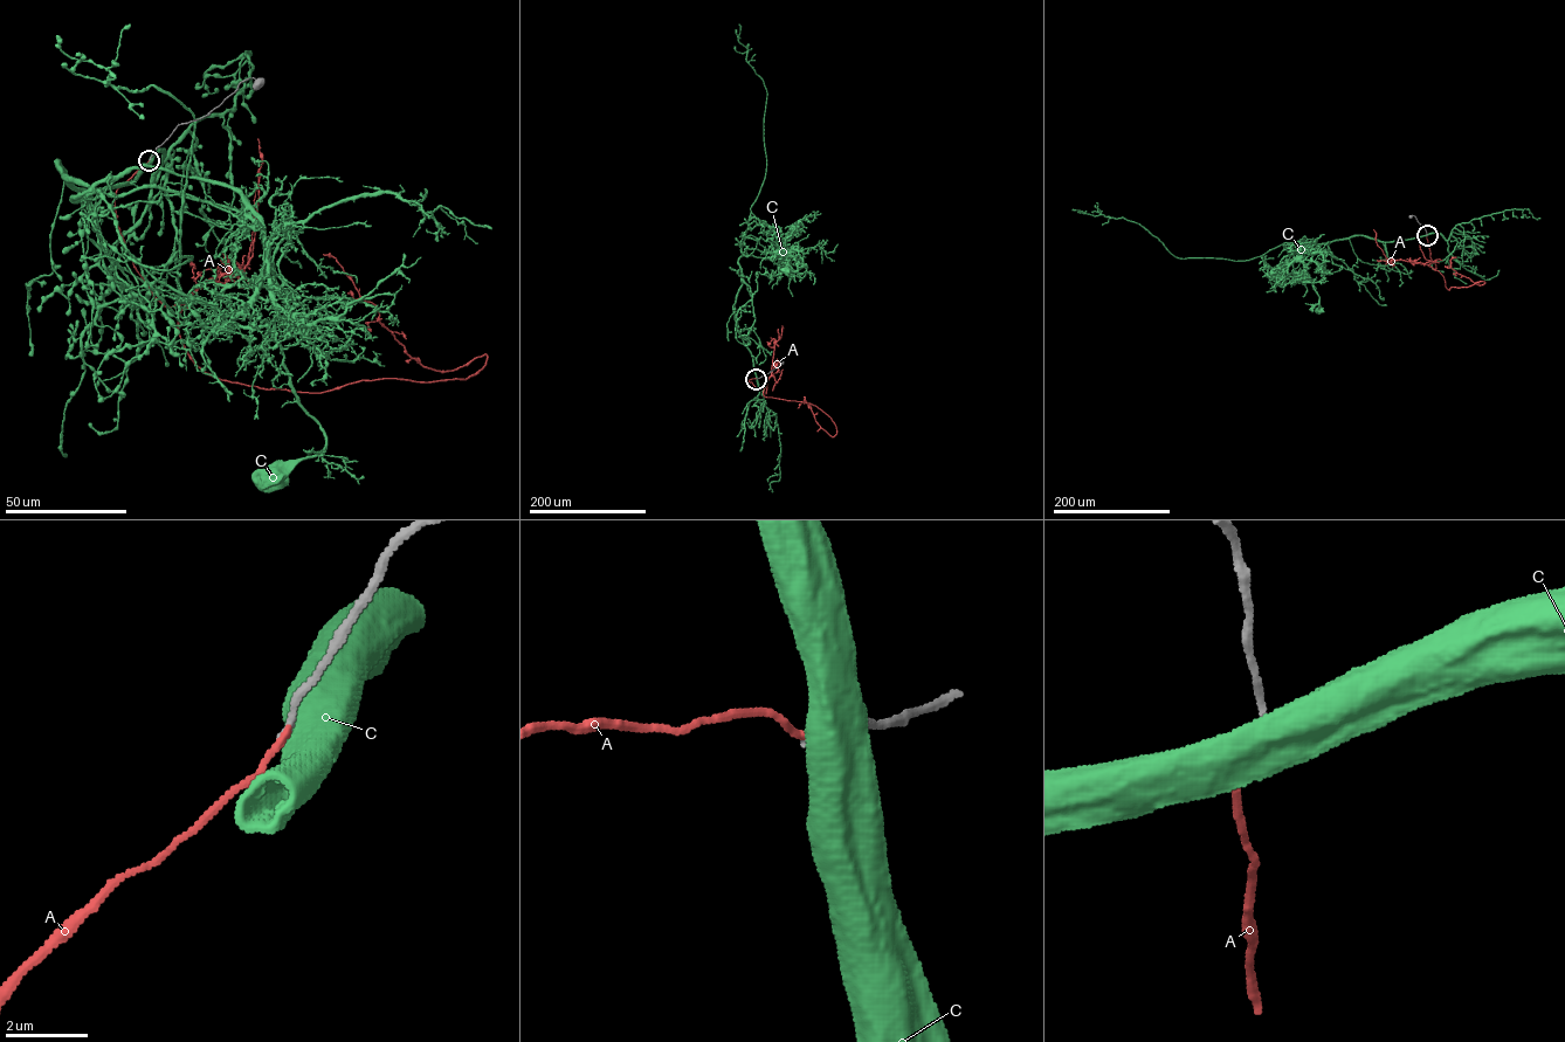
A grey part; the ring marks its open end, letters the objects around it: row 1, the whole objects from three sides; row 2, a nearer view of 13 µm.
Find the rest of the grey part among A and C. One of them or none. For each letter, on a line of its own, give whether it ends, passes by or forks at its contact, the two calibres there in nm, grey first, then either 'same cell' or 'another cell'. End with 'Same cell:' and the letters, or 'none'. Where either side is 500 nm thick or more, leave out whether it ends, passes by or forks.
A: it ends; calibres 180 and 140 nm; another cell
C: calibres 170 and 950 nm; another cell
Same cell: none

